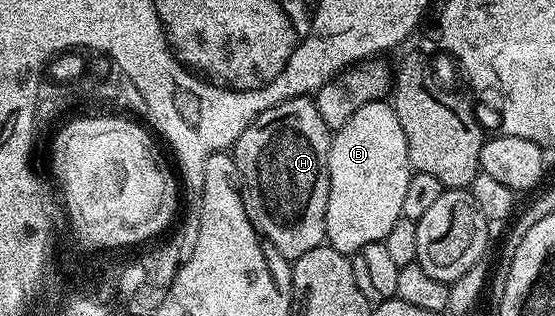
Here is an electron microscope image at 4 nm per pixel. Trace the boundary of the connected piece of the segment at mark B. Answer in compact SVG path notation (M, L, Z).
M389 101L364 104L357 112L352 112L348 124L333 131L328 152L328 212L326 213L326 242L342 254L352 256L364 244L385 242L392 224L402 217L404 196L408 192L408 180L412 167L408 160L408 140L404 140L404 128L396 120L396 112Z

